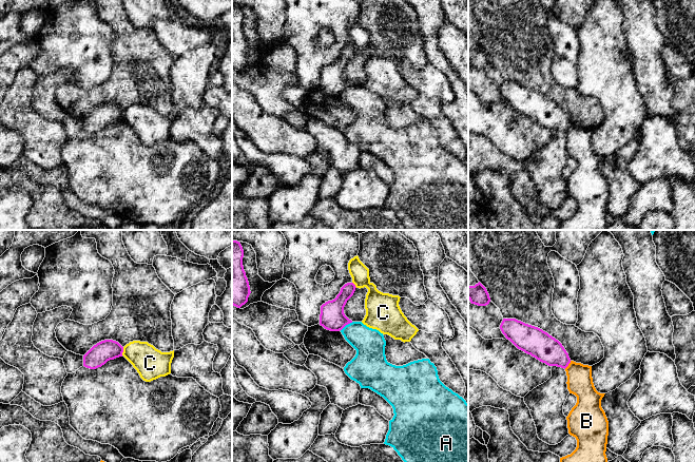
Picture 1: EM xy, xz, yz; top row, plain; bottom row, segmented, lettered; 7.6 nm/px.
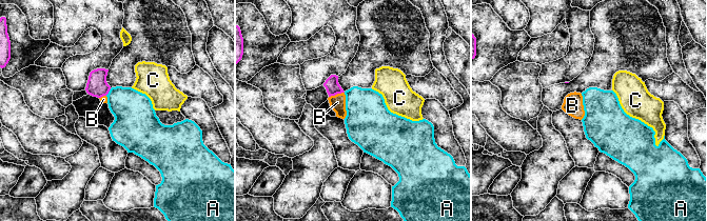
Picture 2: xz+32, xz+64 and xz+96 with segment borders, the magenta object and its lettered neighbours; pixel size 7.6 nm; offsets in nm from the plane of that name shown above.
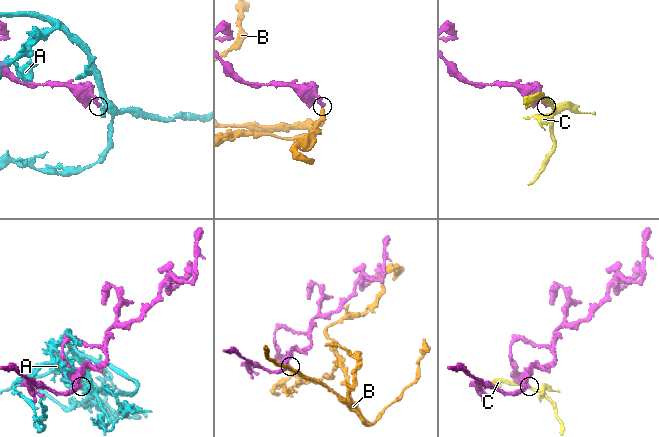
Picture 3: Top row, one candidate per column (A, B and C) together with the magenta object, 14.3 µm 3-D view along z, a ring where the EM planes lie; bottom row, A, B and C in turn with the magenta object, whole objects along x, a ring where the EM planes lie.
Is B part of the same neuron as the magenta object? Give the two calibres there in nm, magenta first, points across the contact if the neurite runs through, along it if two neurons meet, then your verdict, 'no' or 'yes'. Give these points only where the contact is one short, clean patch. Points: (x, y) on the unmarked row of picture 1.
200 nm thick on the magenta side, 190 nm on the other; border along yz (571, 124), (564, 132); no

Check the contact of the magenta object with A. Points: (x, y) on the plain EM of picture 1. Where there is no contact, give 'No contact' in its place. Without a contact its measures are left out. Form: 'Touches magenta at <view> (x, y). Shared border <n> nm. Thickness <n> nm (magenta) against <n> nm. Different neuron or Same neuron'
Touches magenta at xz (346, 88). Shared border 120 nm. Thickness 190 nm (magenta) against 220 nm. Different neuron

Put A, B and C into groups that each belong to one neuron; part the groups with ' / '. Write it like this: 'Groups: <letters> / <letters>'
Groups: A / B / C

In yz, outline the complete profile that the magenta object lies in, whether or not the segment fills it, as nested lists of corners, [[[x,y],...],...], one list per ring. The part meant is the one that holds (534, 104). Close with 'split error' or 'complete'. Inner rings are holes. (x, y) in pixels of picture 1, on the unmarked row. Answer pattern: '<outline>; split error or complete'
[[[503,82],[500,93],[518,113],[548,130],[565,133],[571,127],[562,108],[538,91],[516,82]]]; complete

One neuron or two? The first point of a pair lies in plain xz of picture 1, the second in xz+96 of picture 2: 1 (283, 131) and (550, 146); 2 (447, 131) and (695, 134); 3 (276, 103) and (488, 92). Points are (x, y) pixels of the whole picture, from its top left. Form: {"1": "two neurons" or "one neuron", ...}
{"1": "two neurons", "2": "two neurons", "3": "two neurons"}

